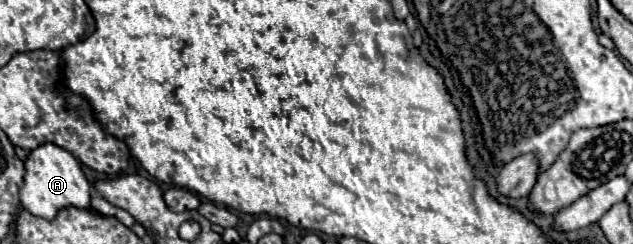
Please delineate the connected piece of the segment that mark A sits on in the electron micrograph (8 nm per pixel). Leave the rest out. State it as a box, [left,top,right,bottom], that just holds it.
[18,143,92,219]

